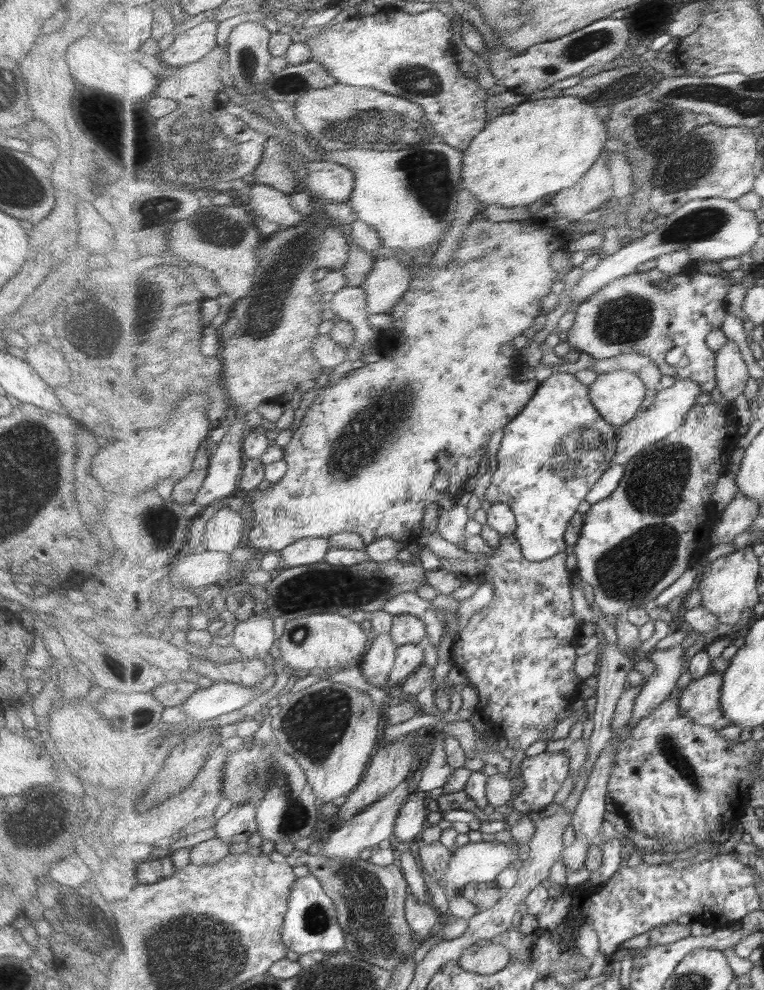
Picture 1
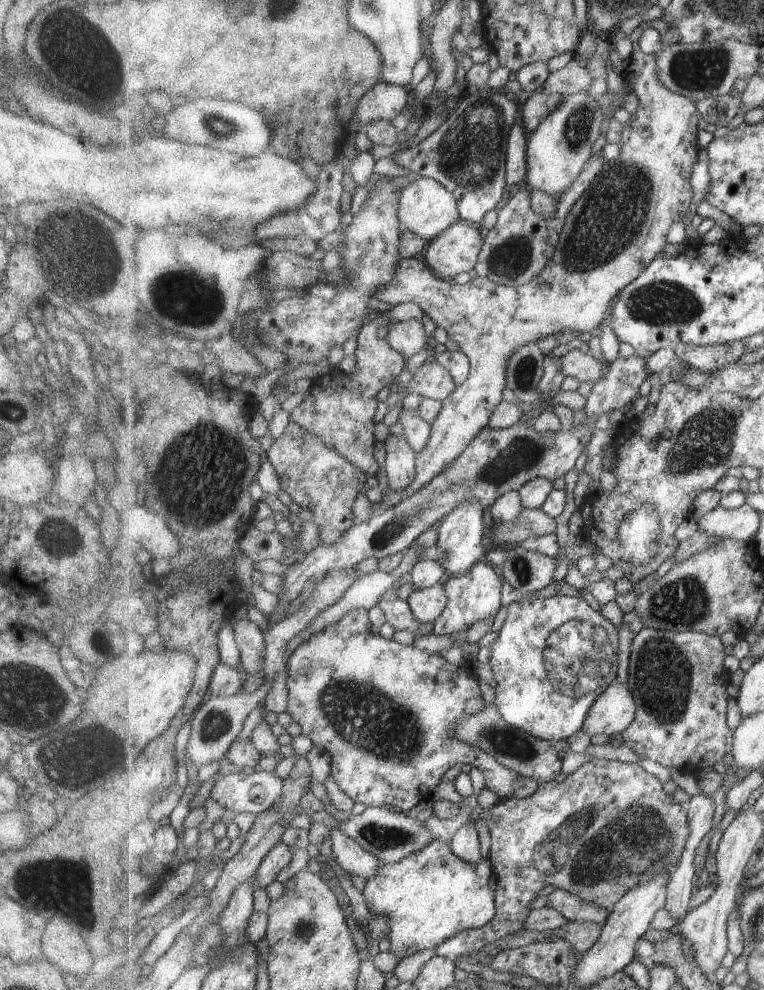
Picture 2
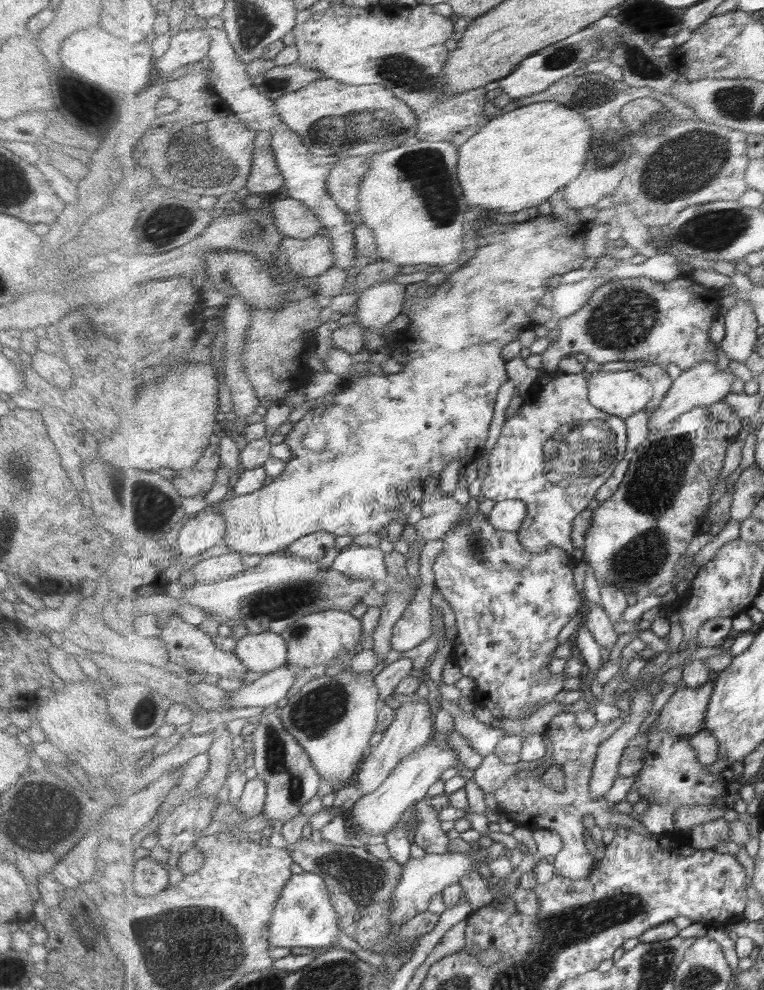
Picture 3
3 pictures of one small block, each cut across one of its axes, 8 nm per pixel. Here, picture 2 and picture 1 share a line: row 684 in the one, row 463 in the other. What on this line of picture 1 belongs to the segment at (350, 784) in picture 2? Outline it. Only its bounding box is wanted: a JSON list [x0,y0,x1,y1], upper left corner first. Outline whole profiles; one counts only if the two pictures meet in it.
[245,212,570,553]

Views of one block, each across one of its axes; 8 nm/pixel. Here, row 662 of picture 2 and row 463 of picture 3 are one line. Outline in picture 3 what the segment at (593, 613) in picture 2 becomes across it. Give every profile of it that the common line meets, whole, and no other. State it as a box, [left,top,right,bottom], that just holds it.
[482,373,627,554]

